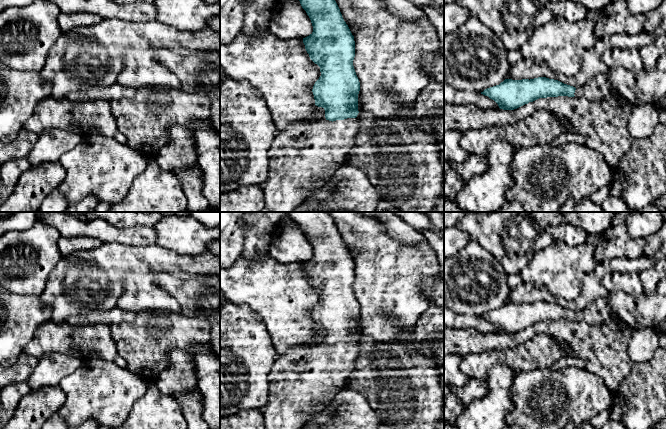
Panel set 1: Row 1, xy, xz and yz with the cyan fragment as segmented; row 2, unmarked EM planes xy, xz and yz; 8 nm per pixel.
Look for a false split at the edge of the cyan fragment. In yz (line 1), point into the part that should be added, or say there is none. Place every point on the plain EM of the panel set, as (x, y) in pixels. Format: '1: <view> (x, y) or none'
1: yz (597, 313)

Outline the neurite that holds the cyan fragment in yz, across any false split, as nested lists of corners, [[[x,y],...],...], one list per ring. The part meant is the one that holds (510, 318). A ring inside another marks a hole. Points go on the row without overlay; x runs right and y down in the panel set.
[[[608,296],[598,298],[580,311],[573,311],[546,301],[534,303],[505,303],[499,309],[485,313],[481,318],[494,324],[500,333],[514,334],[539,322],[585,321],[601,327],[614,317]]]

